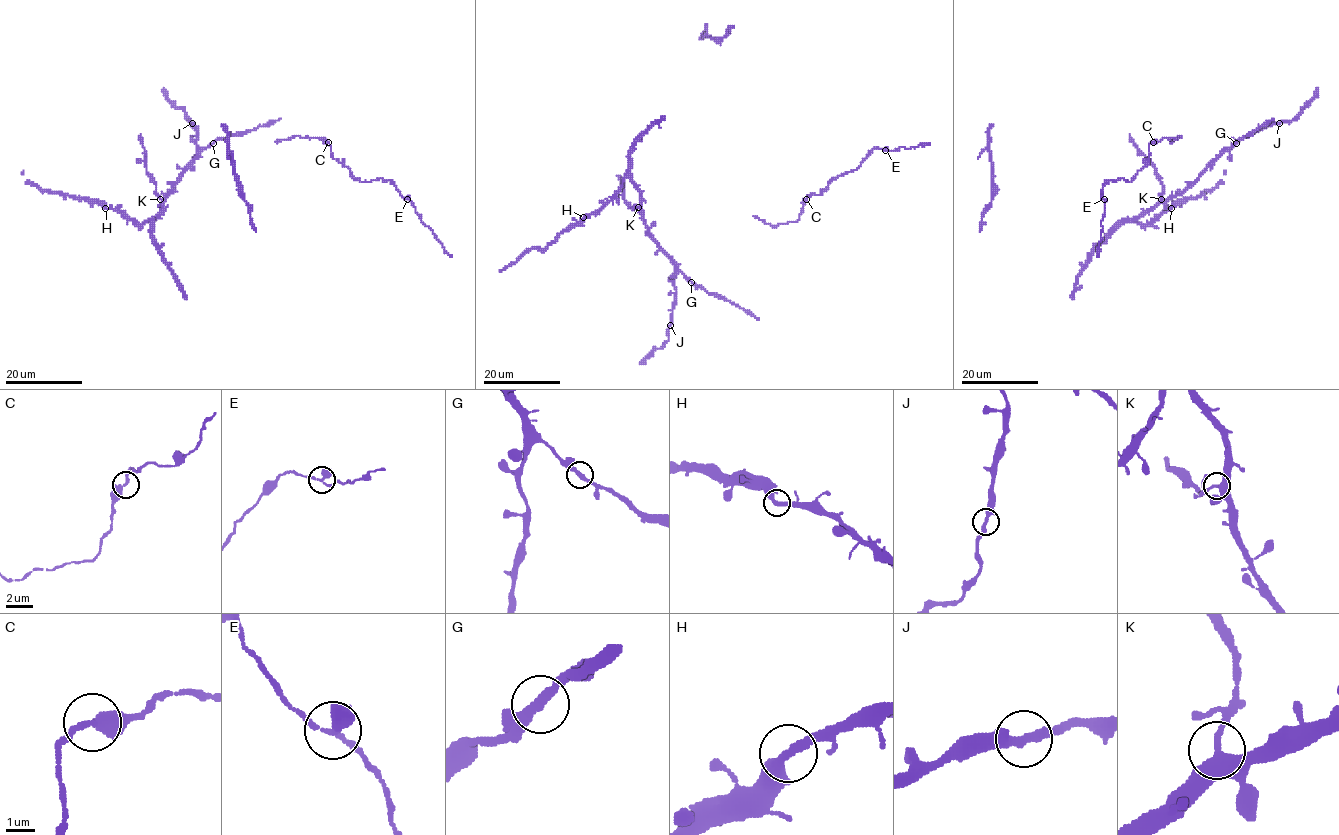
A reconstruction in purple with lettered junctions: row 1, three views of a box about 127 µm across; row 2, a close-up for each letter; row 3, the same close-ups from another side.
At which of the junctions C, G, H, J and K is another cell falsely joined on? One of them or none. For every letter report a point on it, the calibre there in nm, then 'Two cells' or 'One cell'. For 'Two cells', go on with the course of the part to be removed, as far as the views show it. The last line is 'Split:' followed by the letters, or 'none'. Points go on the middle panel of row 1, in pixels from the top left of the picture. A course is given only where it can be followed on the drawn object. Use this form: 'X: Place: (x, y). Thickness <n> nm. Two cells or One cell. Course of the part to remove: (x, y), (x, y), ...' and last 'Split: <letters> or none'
C: Place: (806, 199). Thickness 340 nm. One cell
G: Place: (691, 282). Thickness 320 nm. One cell
H: Place: (583, 217). Thickness 320 nm. One cell
J: Place: (670, 325). Thickness 360 nm. One cell
K: Place: (638, 207). Thickness 360 nm. One cell
Split: none

